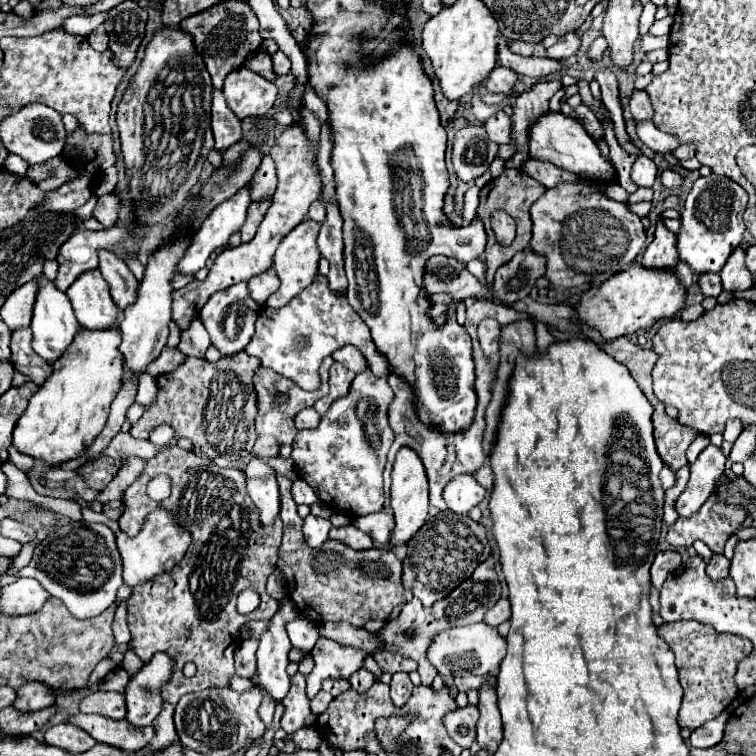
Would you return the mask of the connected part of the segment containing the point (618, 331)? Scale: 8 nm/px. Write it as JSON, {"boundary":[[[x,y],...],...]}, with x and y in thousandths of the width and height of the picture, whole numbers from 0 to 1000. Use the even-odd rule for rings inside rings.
{"boundary":[[[837,349],[829,357],[798,373],[792,381],[782,384],[782,389],[779,384],[771,386],[761,410],[766,429],[790,437],[803,452],[808,452],[819,444],[832,444],[845,437],[858,437],[874,421],[893,418],[893,413],[898,413],[906,405],[906,399],[909,399],[909,384],[898,376],[893,360],[856,357],[845,349]],[[851,389],[856,394],[851,394]]]}

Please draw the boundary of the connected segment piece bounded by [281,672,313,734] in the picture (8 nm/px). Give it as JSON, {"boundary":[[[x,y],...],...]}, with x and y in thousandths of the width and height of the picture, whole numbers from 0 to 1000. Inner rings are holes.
{"boundary":[[[393,889],[385,897],[385,913],[374,923],[372,931],[377,934],[372,960],[374,960],[377,968],[388,971],[390,966],[396,966],[403,958],[403,950],[414,944],[410,937],[410,926],[403,921],[403,894],[401,892]]]}

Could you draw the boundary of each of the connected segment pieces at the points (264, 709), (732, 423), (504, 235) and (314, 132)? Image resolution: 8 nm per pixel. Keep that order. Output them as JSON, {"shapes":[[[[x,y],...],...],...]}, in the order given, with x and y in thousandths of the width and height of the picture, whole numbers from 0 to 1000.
{"shapes":[[[[343,905],[340,906],[340,910],[343,910],[347,918],[347,930],[343,937],[343,946],[348,956],[351,958],[351,960],[356,963],[356,960],[358,960],[361,954],[365,930],[358,923],[358,921],[353,918],[353,915],[351,915],[349,913],[345,913],[345,909],[343,907]]],[[[964,556],[962,563],[959,563],[959,571],[956,571],[956,582],[972,585],[975,577],[980,574],[980,569],[983,569],[983,558],[980,556]]],[[[657,278],[649,283],[649,302],[657,312],[657,320],[660,323],[676,323],[679,315],[681,315],[681,291],[665,280],[665,278]]],[[[402,139],[398,142],[397,152],[409,183],[411,183],[413,188],[421,188],[426,164]]]]}

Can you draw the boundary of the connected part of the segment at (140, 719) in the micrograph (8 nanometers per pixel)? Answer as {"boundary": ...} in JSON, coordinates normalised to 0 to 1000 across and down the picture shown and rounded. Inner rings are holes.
{"boundary":[[[205,865],[173,899],[165,918],[168,947],[176,960],[197,960],[213,942],[216,923],[210,910],[221,905],[229,886],[229,873],[221,865]]]}

